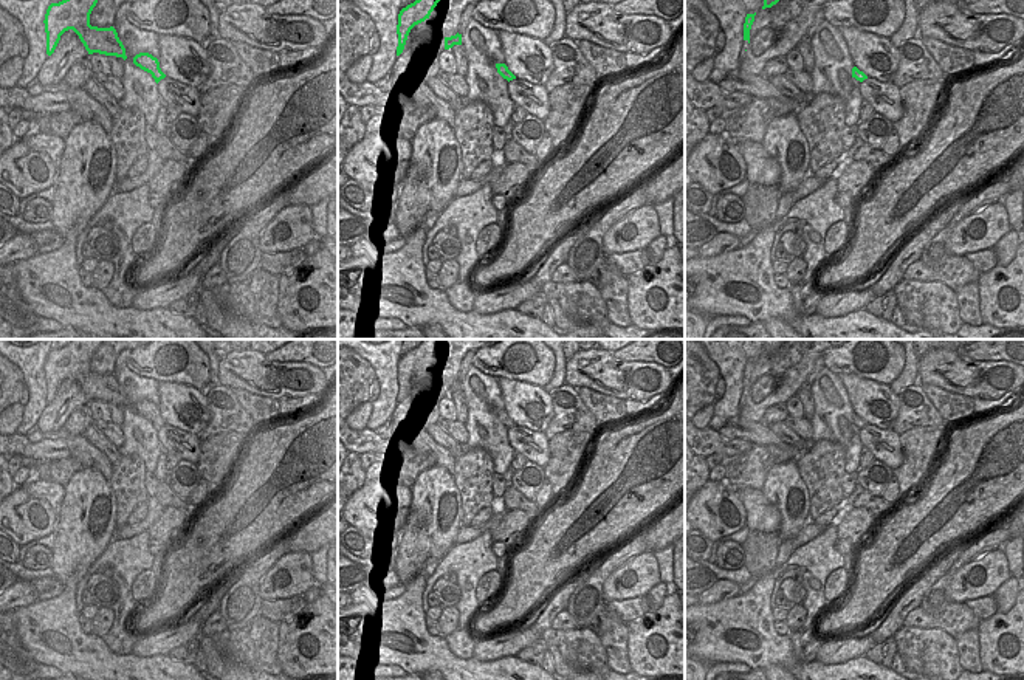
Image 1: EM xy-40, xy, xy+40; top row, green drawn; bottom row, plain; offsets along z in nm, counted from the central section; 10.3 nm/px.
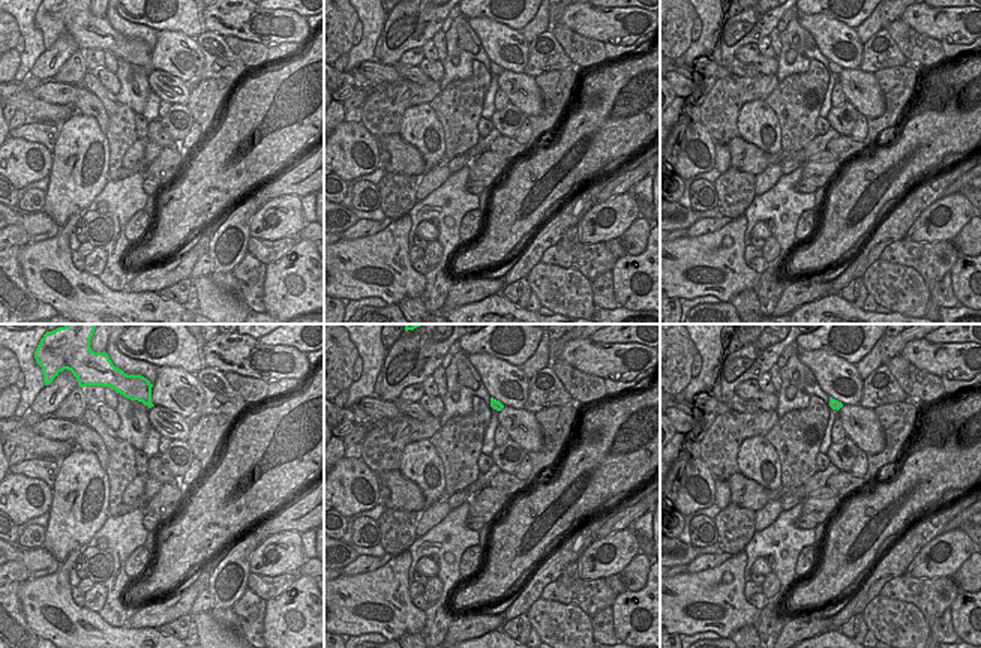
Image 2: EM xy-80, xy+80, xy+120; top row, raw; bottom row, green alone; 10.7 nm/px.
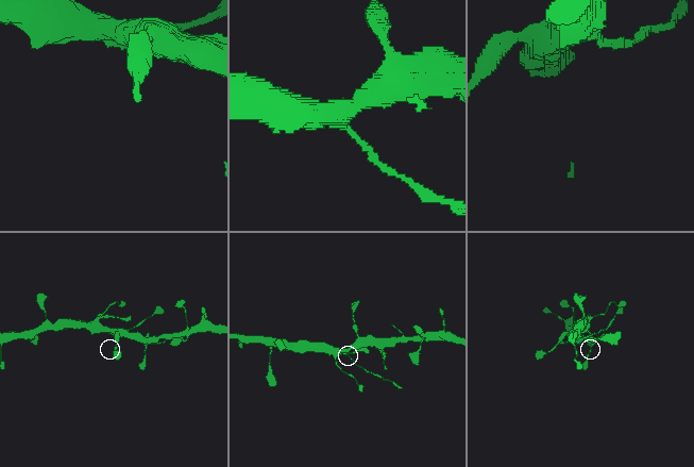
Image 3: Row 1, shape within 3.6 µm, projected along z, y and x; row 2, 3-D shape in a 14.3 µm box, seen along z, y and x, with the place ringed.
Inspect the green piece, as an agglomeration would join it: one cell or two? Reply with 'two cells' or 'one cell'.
two cells

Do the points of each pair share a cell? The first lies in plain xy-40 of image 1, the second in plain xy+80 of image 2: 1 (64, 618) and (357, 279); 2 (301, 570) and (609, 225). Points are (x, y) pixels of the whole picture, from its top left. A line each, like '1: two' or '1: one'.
1: one
2: one

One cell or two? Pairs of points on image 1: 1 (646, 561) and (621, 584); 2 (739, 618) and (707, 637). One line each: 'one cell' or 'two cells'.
1: one cell
2: one cell

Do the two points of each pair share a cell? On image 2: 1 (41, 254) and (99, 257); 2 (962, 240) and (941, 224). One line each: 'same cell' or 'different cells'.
1: different cells
2: different cells

